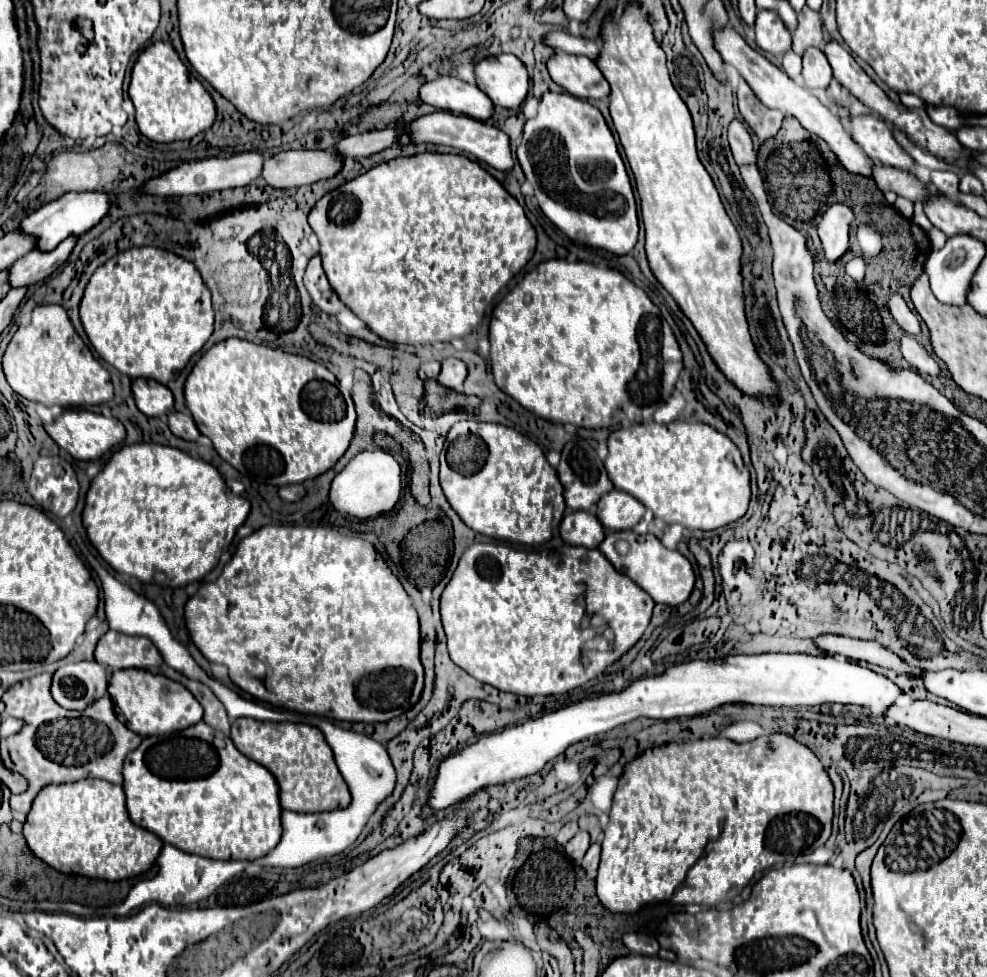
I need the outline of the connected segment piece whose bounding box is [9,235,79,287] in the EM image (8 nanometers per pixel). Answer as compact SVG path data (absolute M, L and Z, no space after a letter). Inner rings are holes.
M69 235L65 239L65 243L59 243L53 251L33 249L27 255L23 255L9 269L9 283L11 283L11 287L33 285L33 283L43 281L45 277L49 277L57 267L61 267L67 261L67 257L71 255L71 251L77 245L77 241L79 241L77 235Z

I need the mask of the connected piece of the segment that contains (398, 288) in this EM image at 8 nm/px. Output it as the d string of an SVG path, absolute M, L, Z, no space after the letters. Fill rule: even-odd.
M419 153L381 163L319 199L309 213L309 225L319 237L323 269L339 299L379 337L407 345L471 335L497 293L535 255L537 245L535 229L517 199L479 163L455 153Z

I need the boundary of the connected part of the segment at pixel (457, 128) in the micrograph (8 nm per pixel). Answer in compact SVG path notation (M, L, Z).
M435 111L431 115L423 115L419 119L415 119L413 123L407 125L407 137L401 143L433 143L433 145L445 145L445 147L453 147L465 153L471 153L475 159L499 169L499 171L507 171L513 167L513 153L509 147L509 137L499 131L497 127L493 127L491 123L483 123L465 115L453 115L447 111Z

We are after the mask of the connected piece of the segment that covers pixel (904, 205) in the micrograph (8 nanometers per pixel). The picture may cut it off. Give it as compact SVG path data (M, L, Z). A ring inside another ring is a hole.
M898 197L893 205L894 209L901 215L911 218L914 213L914 205L908 199Z

